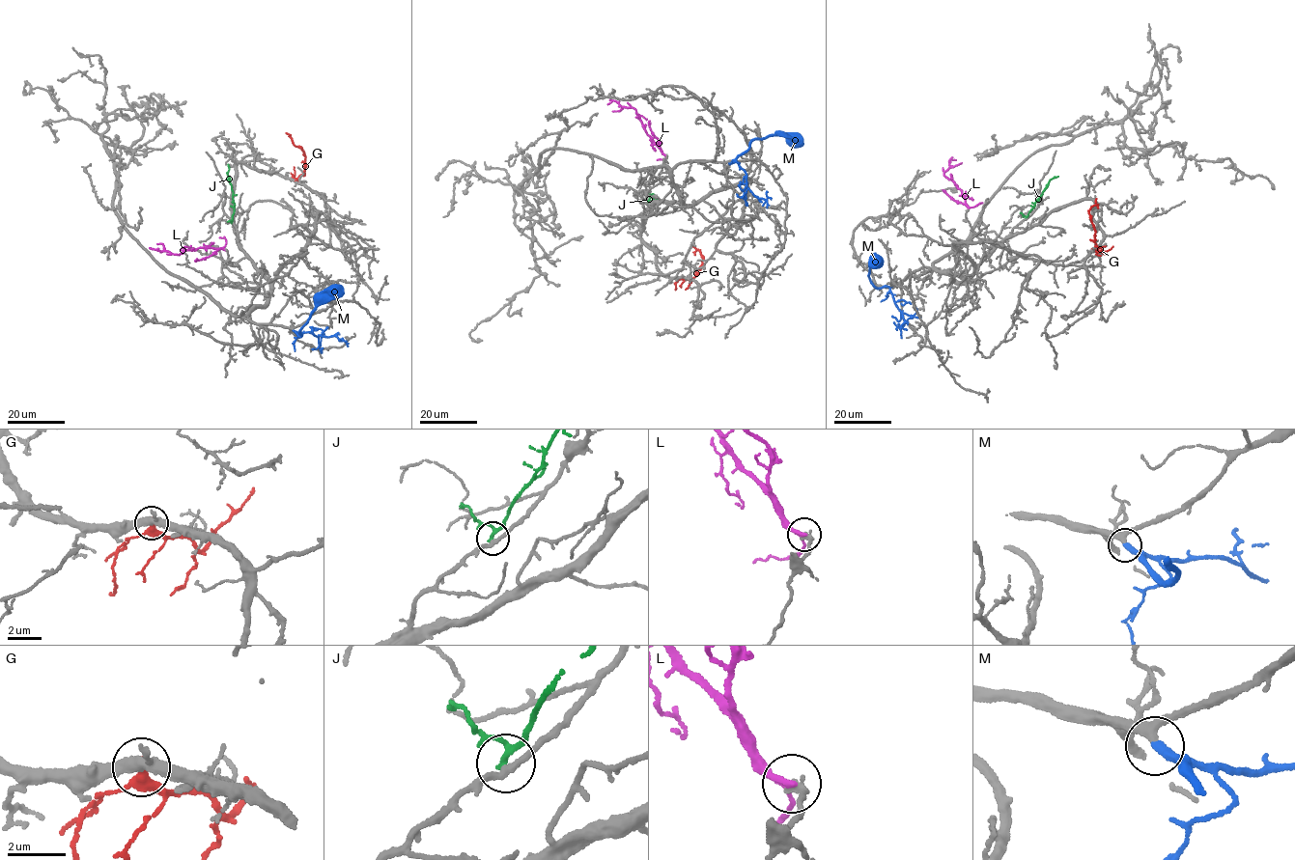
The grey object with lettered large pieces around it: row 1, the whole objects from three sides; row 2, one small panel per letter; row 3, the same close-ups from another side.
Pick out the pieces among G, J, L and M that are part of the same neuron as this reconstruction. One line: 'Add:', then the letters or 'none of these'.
Add: M

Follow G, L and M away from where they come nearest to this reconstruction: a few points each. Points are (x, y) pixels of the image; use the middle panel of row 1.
G: (682, 277), (690, 282), (701, 267), (700, 252), (693, 246)
L: (665, 155), (646, 133), (634, 108), (620, 106), (613, 100), (607, 104)
M: (732, 160), (757, 138), (770, 134), (787, 137), (802, 144)

